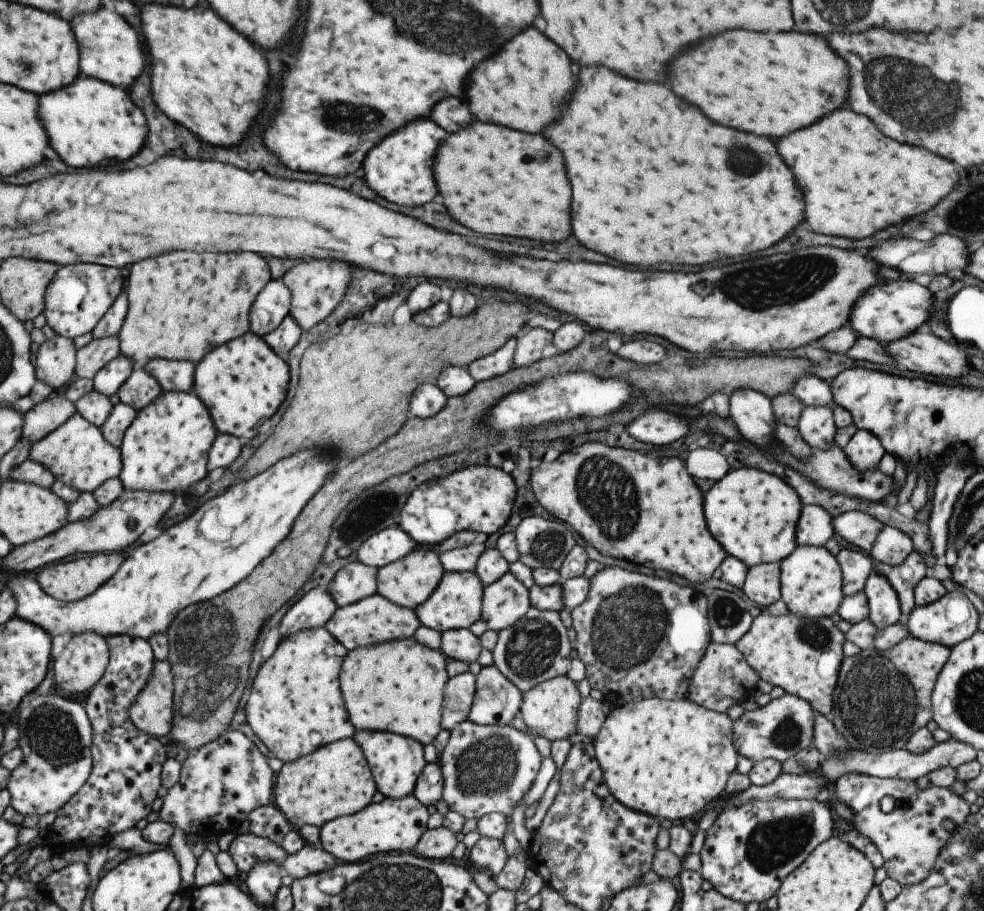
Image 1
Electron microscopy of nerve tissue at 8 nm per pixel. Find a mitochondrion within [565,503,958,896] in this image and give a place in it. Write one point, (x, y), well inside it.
(878, 706)

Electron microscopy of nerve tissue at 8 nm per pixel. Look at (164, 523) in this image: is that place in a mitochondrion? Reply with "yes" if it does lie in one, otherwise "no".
no

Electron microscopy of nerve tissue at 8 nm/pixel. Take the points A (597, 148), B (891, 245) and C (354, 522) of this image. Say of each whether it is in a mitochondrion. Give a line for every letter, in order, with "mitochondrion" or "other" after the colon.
A: other
B: other
C: mitochondrion

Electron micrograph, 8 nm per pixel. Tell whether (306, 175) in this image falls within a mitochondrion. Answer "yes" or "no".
no

